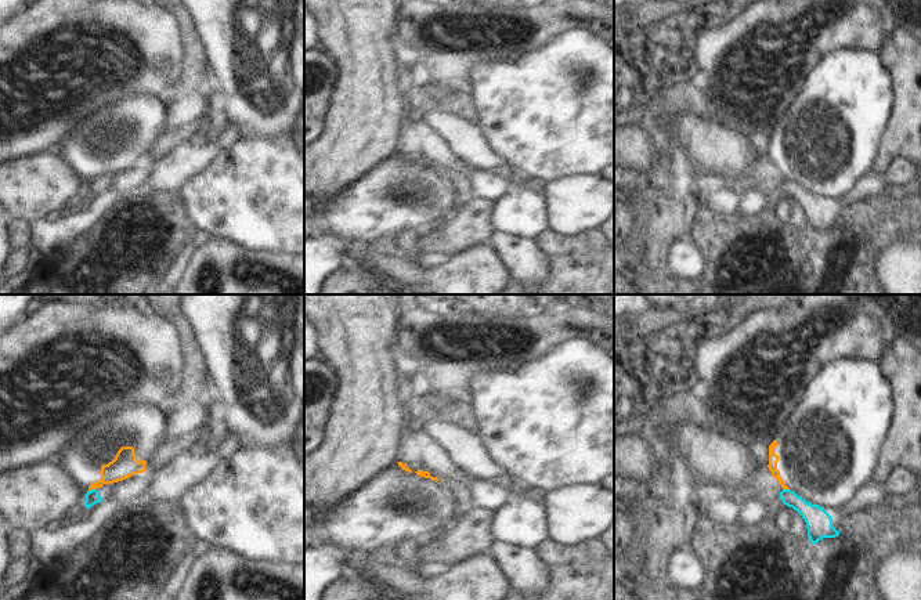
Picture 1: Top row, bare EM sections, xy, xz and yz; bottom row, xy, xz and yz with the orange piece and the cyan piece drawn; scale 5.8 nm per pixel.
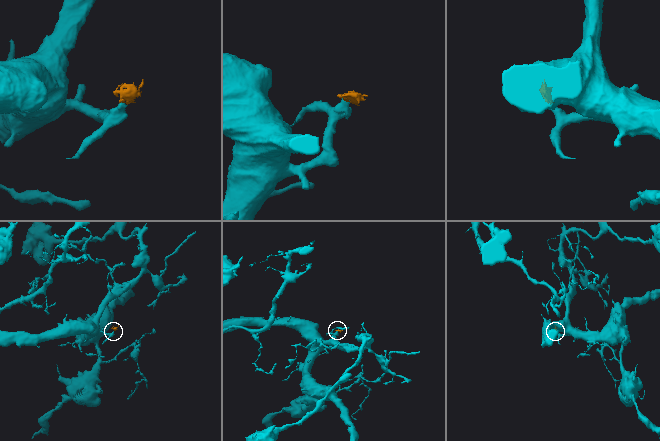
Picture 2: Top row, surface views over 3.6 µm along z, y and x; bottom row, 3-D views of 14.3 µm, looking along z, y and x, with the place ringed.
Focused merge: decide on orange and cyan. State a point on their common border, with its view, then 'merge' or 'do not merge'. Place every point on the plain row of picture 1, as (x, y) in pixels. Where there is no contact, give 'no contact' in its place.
meets orange in xy at (91, 179); do not merge

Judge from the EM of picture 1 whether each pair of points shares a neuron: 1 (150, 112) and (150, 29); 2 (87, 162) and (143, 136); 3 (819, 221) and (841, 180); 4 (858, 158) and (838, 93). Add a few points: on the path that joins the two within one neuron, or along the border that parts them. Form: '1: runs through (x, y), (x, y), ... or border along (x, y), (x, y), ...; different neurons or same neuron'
1: border along (155, 94), (129, 94), (118, 101); different neurons
2: runs through (101, 158), (111, 158), (129, 143); same neuron
3: border along (860, 179), (838, 197), (817, 197), (801, 188); different neurons
4: runs through (856, 141), (853, 107); same neuron

